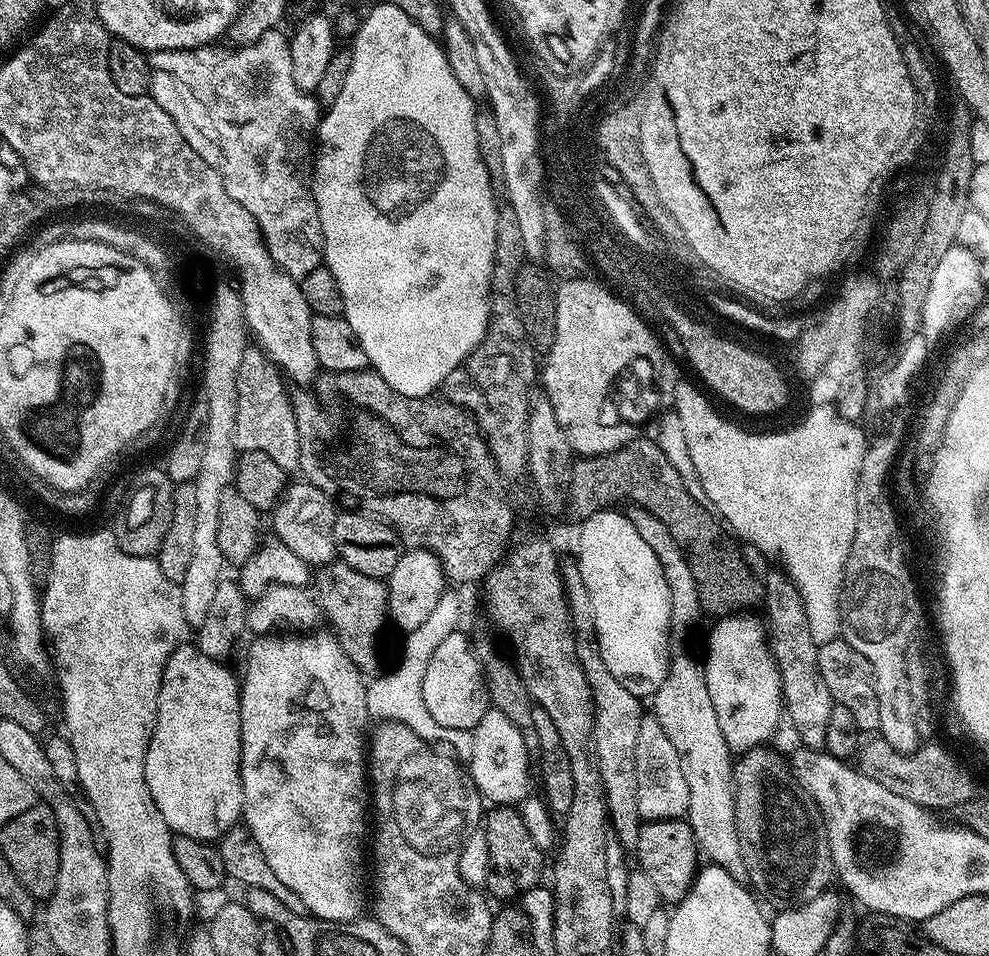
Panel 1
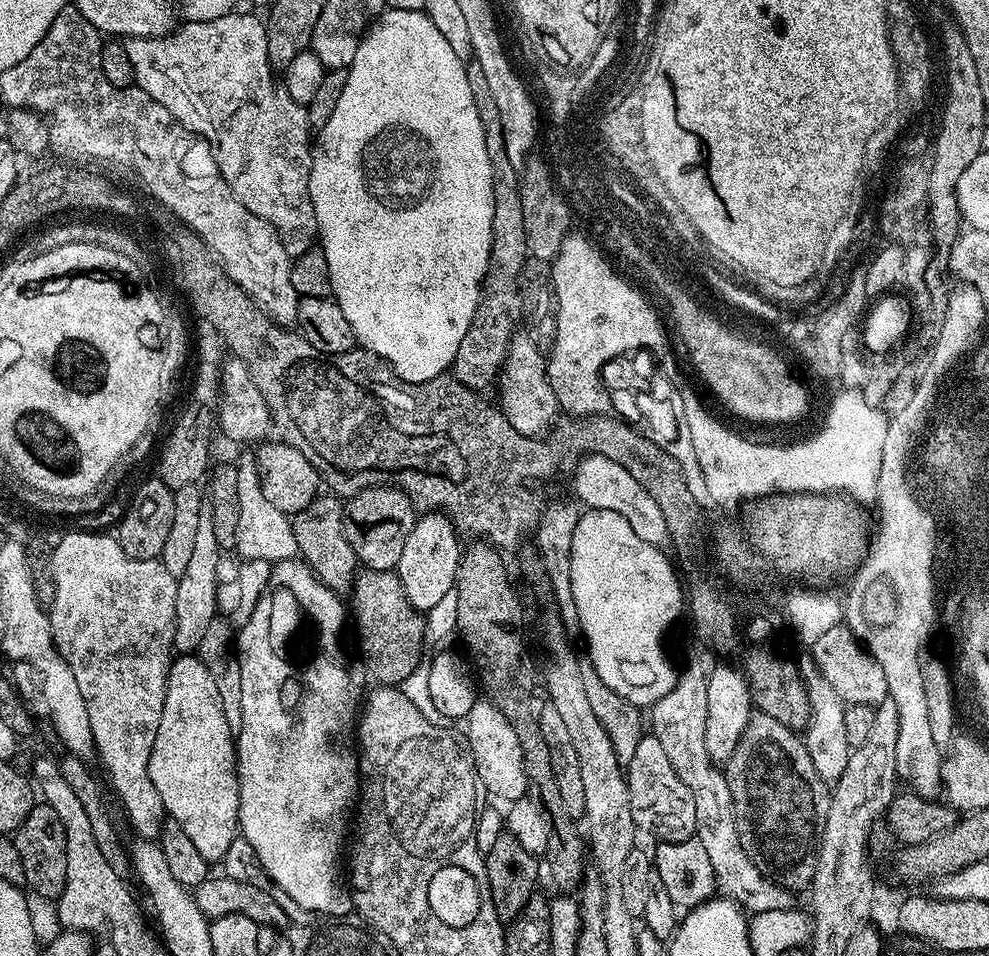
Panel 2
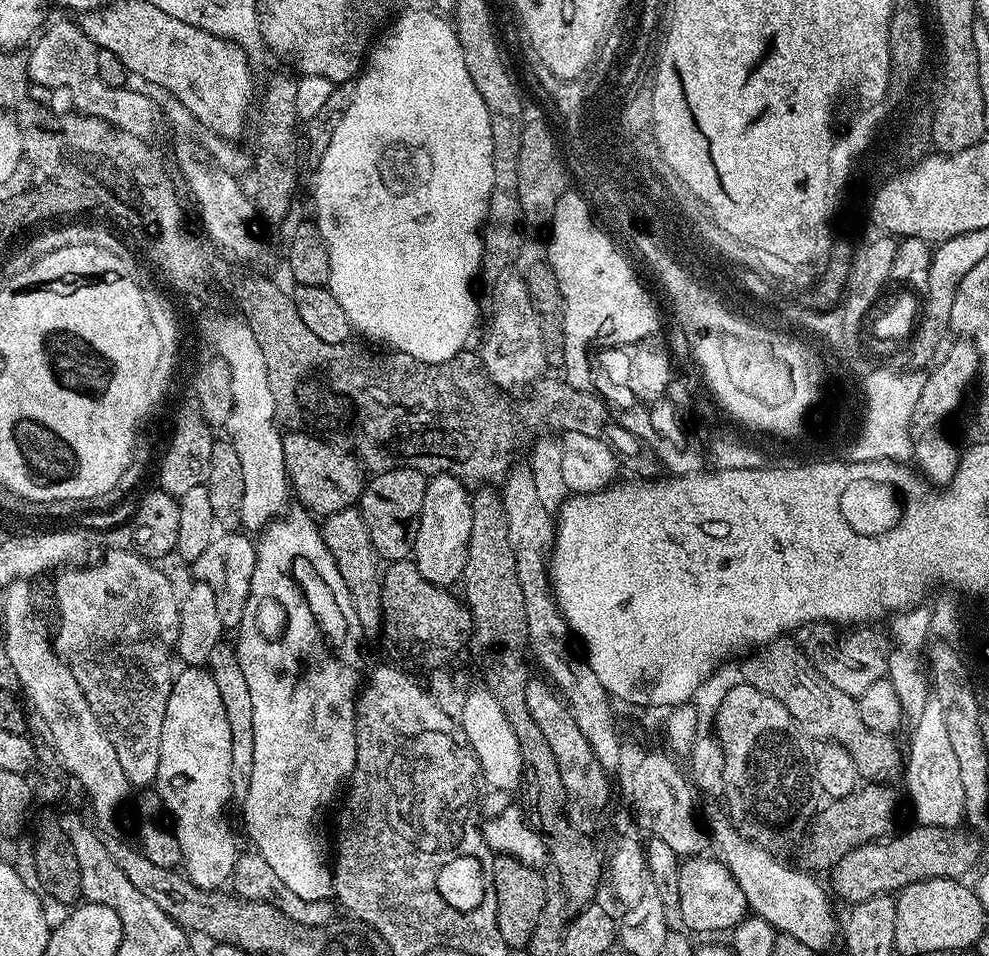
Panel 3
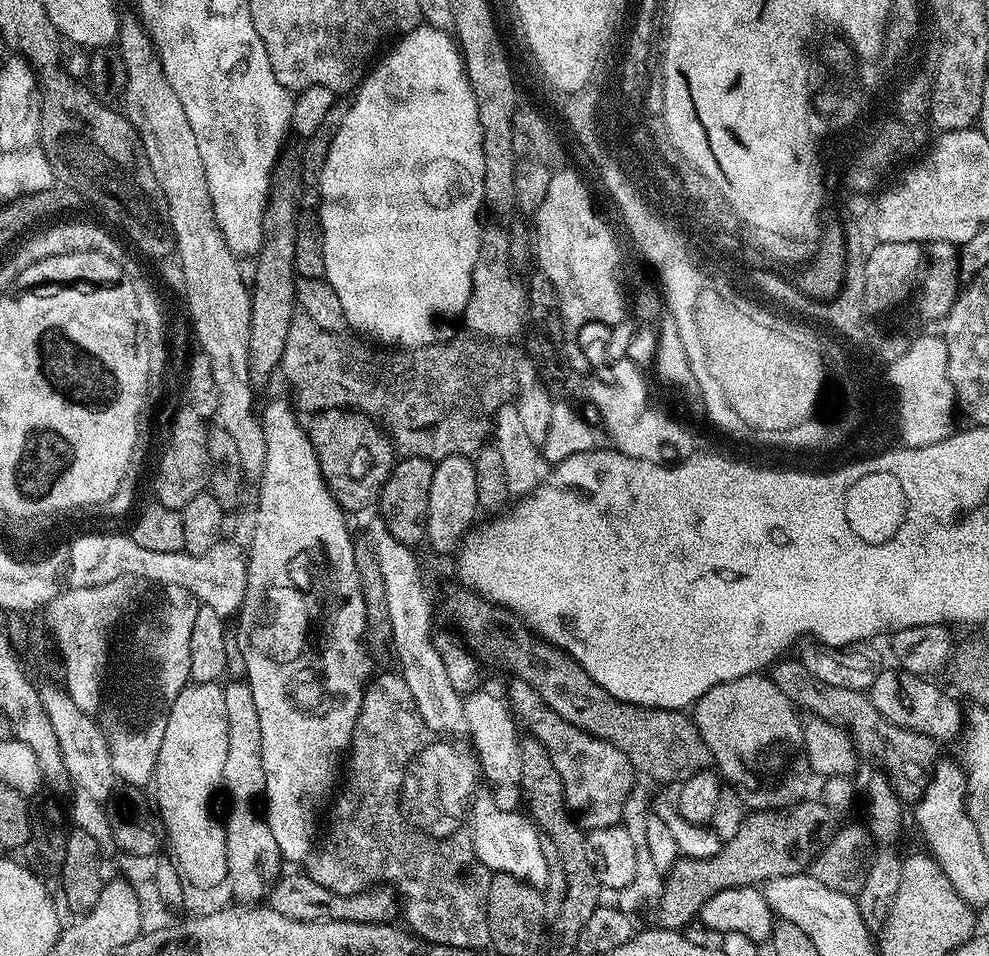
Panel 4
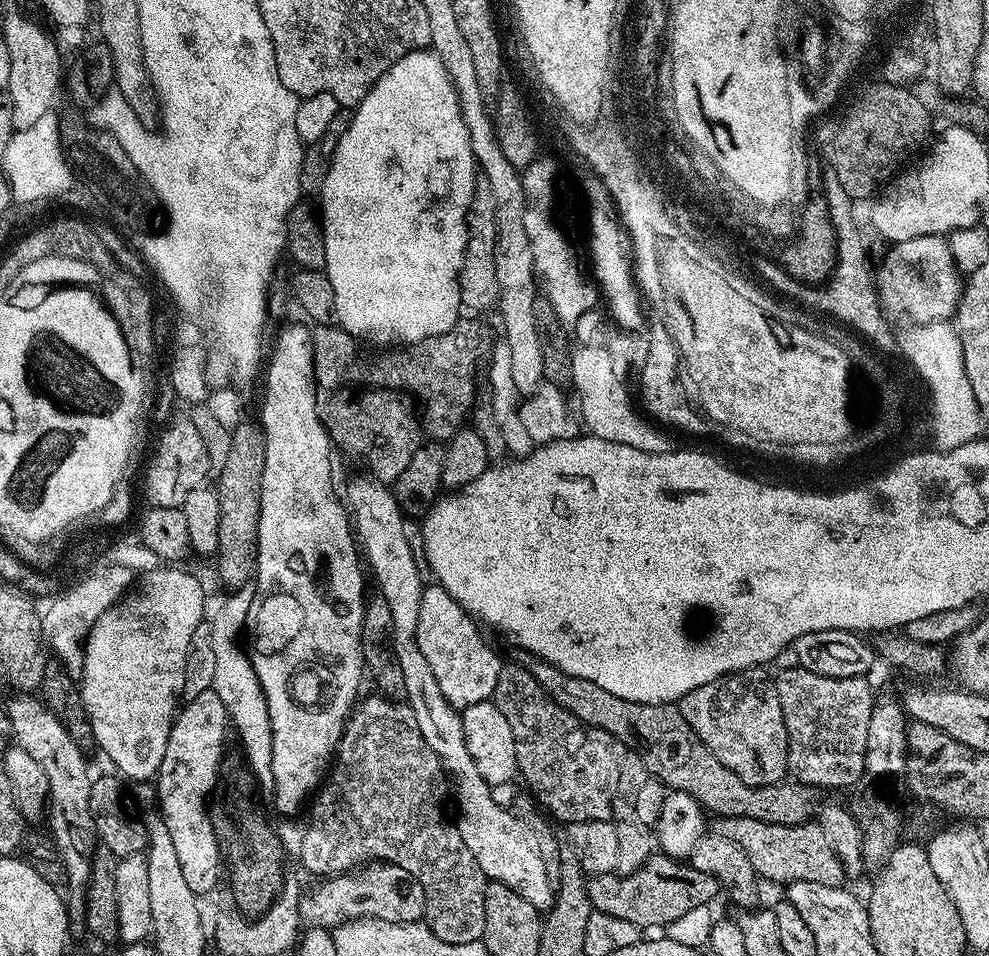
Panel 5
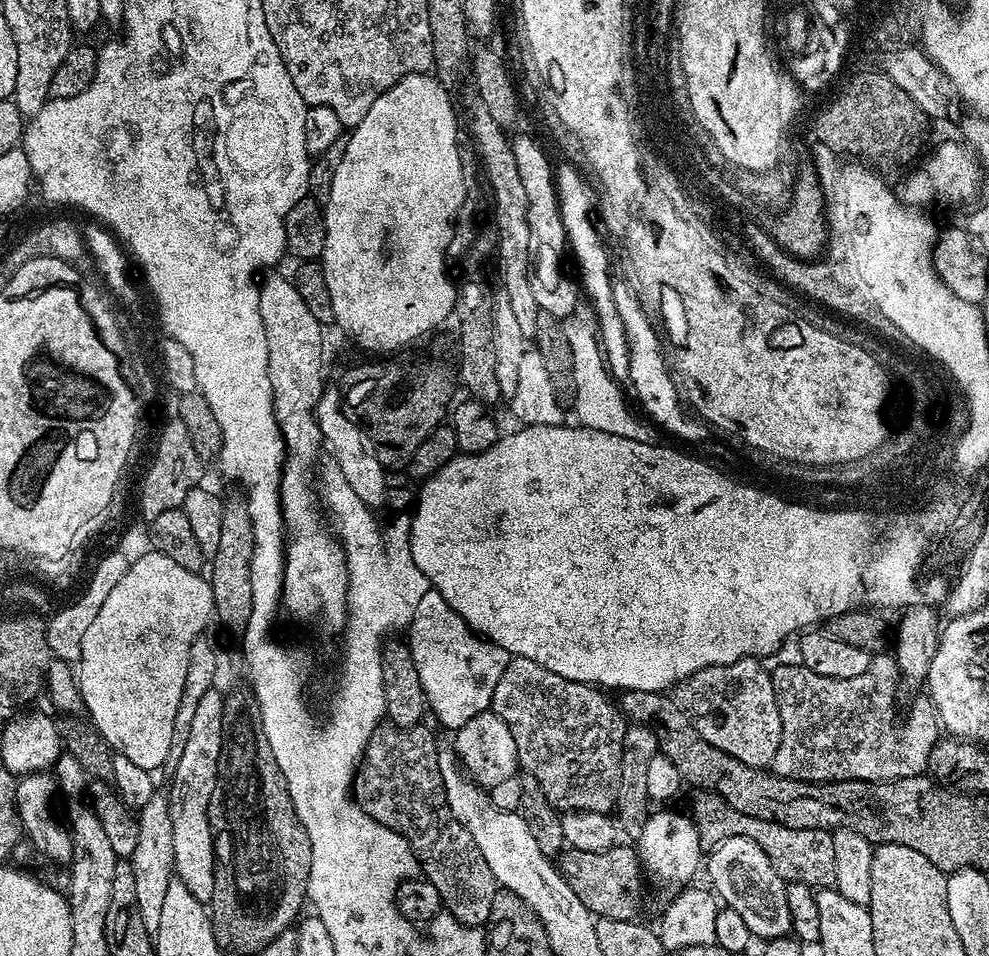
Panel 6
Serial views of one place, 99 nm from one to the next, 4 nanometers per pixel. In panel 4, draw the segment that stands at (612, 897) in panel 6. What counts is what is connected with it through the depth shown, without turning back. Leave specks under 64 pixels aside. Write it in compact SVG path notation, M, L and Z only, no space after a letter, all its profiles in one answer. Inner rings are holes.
M813 798L807 802L793 804L792 807L783 810L756 810L744 820L744 825L721 843L718 854L710 858L690 858L685 856L672 863L672 868L663 877L663 888L660 897L654 904L656 909L655 923L662 928L683 929L683 924L695 921L700 915L702 906L714 898L722 890L731 888L746 888L749 886L760 886L765 882L778 878L779 876L798 876L809 871L810 865L815 860L820 849L832 839L834 827L832 819L834 813L827 808L819 799Z

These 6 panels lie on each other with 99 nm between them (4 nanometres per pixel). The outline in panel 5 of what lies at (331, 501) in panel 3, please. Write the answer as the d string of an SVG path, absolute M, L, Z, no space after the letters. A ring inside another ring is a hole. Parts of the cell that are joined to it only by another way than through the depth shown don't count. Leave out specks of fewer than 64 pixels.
M370 388L361 393L361 396L348 400L347 391L333 391L328 405L322 408L324 429L339 451L341 448L364 459L371 479L395 485L398 474L406 470L410 458L414 458L414 450L418 450L422 443L421 417L416 417L413 401L407 395L393 392L391 388Z

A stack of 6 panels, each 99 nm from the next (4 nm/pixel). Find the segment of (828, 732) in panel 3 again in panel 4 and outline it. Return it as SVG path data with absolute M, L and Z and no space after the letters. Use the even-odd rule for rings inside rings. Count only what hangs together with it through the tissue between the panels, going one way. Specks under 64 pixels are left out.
M788 658L777 659L770 668L772 681L778 686L778 690L782 690L782 694L786 694L786 698L791 700L801 713L807 714L809 712L807 714L809 717L817 720L831 720L841 726L846 726L846 731L852 737L857 753L861 757L869 756L870 759L877 760L881 764L877 765L887 776L889 783L892 784L897 798L905 805L915 805L926 790L928 777L932 775L932 769L938 763L938 755L936 756L937 741L921 732L906 730L902 726L894 726L889 720L884 720L882 714L878 714L878 710L872 705L872 697L867 691L859 692L858 690L846 690L842 686L830 686L826 682L816 680L814 674L810 674L810 670L806 670L806 666L801 664L799 659L784 659Z

